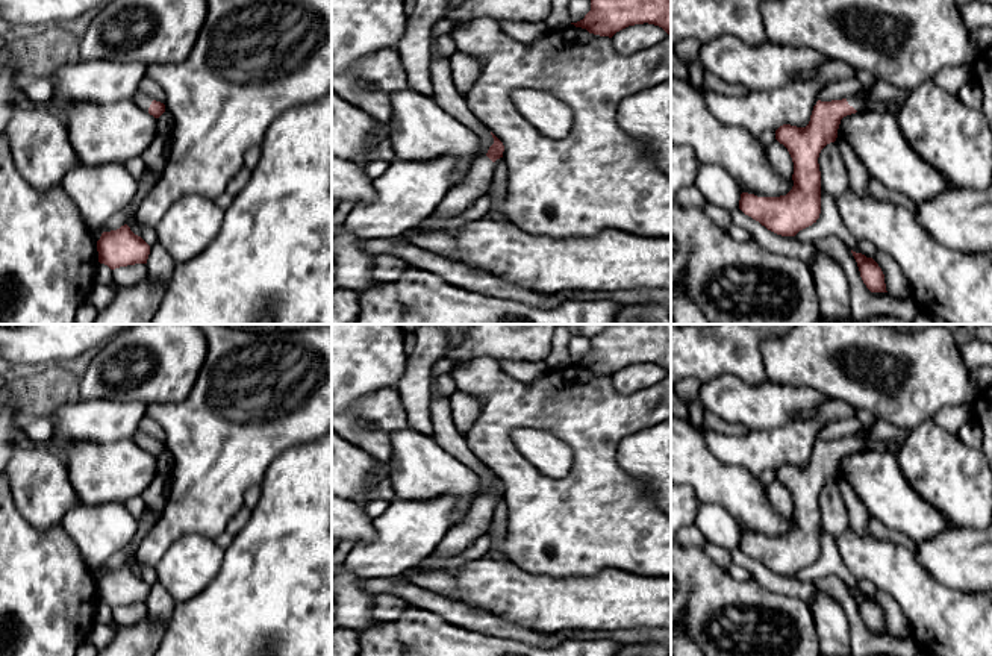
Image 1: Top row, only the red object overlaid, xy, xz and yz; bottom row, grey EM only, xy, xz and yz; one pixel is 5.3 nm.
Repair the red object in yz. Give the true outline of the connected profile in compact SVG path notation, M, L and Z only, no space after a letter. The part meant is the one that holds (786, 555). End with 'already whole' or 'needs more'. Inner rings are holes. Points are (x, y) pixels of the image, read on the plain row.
M869 427L857 435L821 441L813 445L806 467L783 464L775 470L775 479L783 483L794 501L794 526L786 535L757 536L742 532L739 548L759 561L768 570L781 576L795 576L816 562L821 553L821 489L834 482L841 459L863 451L871 441Z; needs more

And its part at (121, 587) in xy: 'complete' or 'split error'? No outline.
complete

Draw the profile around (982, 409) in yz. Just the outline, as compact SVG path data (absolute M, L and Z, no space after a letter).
M992 388L978 391L978 395L972 405L972 417L981 426L981 451L992 471Z

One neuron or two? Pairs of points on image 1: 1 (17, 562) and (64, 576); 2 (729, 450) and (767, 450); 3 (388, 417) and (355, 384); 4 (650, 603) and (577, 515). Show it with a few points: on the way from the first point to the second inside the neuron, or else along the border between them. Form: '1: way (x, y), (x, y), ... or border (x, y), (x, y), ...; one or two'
1: way (29, 574), (52, 576); one
2: way (738, 450), (758, 450); one
3: border (396, 387), (382, 387), (367, 393), (347, 409); two
4: border (655, 576), (603, 568), (588, 577); two

